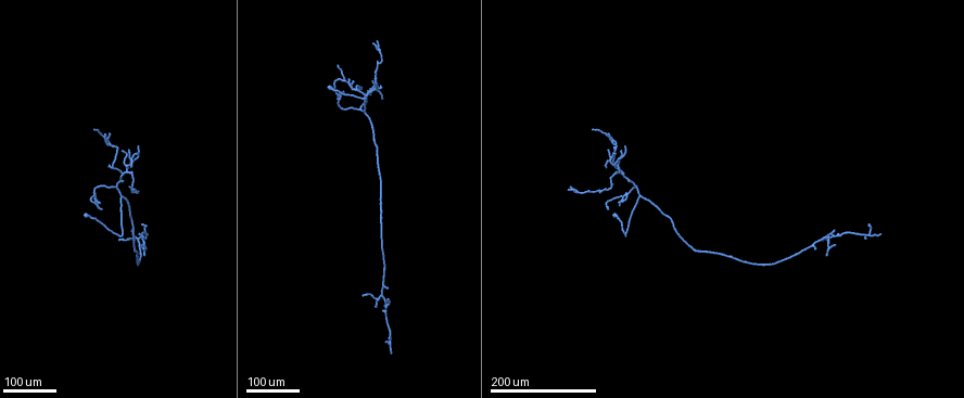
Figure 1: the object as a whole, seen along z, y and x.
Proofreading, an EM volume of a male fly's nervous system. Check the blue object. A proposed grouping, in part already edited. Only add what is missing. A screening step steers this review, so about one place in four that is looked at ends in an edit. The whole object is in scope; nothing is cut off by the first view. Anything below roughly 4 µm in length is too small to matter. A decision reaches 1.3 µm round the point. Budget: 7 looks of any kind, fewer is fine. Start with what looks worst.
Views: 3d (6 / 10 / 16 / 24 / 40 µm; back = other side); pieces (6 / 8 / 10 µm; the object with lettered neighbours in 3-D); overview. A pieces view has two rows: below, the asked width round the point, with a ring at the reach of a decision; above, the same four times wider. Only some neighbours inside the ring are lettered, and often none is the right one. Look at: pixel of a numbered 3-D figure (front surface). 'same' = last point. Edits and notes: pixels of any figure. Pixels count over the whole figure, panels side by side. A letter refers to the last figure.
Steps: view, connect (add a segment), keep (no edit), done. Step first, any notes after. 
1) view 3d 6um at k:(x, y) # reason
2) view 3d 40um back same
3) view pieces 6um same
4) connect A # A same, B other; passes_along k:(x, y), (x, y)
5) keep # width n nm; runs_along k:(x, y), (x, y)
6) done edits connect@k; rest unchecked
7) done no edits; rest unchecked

view 3d 24um at 1:(619, 205) # tapers out

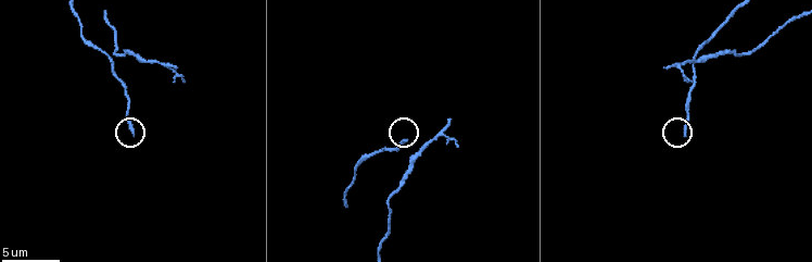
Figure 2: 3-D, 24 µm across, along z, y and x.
view pieces 10um at 2:(134, 132) # see the neighbours

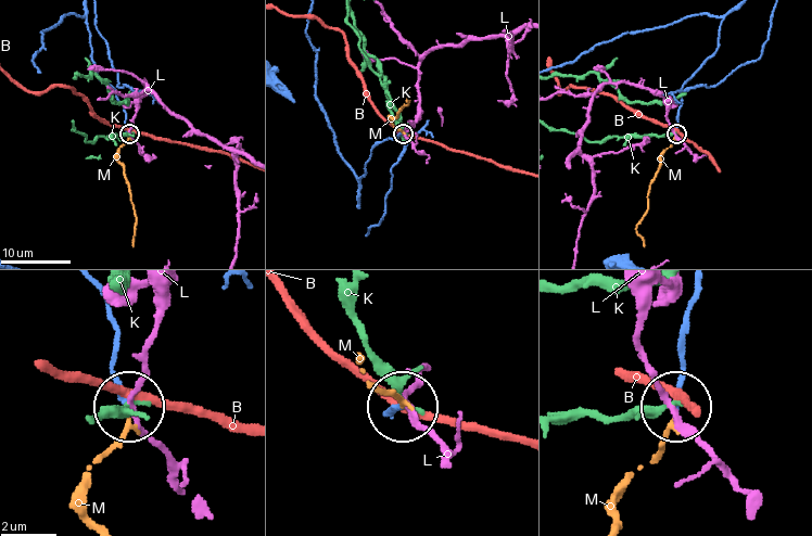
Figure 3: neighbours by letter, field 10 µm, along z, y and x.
connect M # B other, K other, L other, M same; passes_along 3:(677, 117), (635, 230), (642, 239); the cell continues

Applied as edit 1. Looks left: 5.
view overview

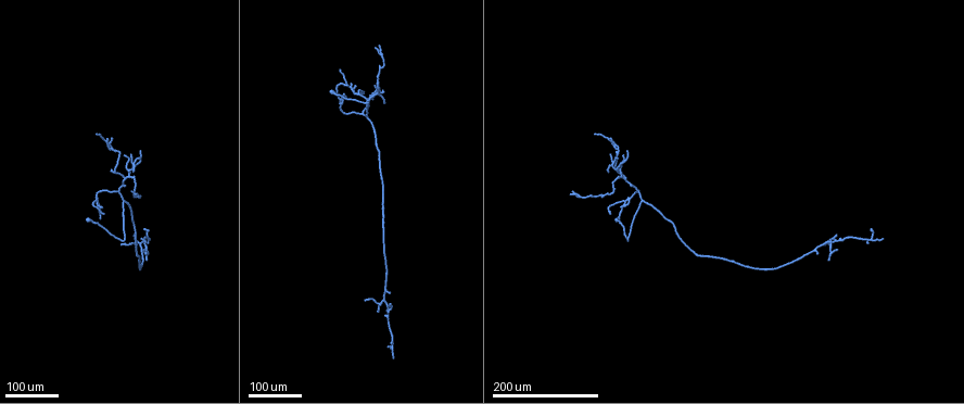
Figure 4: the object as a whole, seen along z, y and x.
view 3d 24um at 4:(881, 238) # long arm stops here

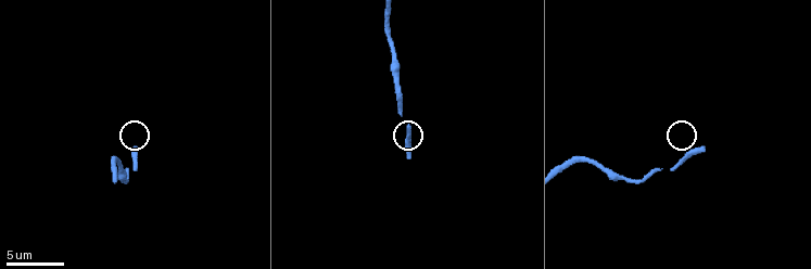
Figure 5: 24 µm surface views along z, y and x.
view pieces 10um at 5:(407, 154)

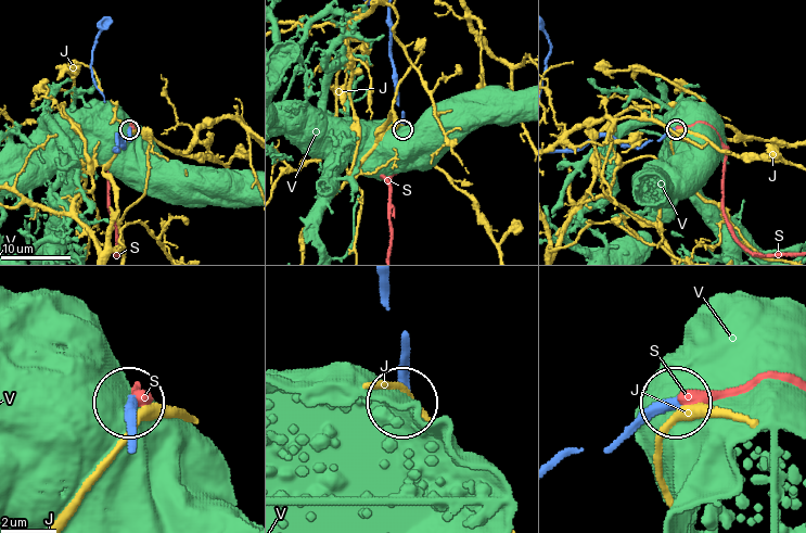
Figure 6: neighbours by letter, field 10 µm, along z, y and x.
connect S # J other, S same, V other; passes_along 6:(612, 449), (689, 401), (791, 380); it goes on there

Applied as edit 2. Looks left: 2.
done edits connect@3, connect@6; rest unchecked

